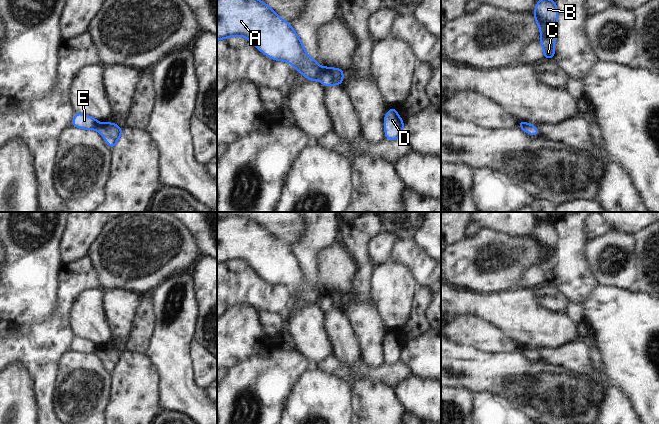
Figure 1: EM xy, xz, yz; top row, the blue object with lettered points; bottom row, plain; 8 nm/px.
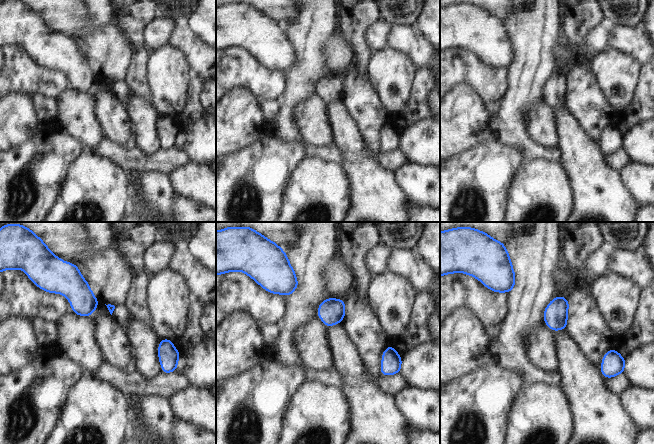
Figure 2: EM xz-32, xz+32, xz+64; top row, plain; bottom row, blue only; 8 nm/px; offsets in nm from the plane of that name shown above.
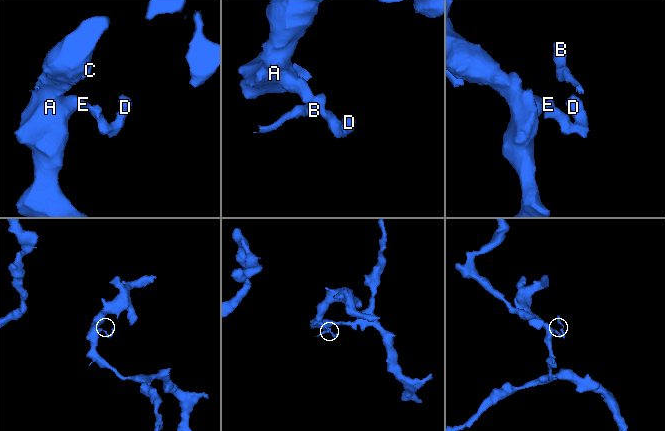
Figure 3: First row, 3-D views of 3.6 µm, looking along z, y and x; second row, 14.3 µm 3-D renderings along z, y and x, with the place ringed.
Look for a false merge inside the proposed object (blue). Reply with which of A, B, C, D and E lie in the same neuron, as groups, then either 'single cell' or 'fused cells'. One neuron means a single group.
A E / B C D | fused cells

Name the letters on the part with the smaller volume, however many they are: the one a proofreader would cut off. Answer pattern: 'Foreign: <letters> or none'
Foreign: B, C, D.

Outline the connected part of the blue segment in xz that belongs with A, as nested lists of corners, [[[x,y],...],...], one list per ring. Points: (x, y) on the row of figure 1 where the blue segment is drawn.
[[[217,0],[217,41],[233,36],[246,37],[263,54],[276,61],[287,61],[310,82],[318,79],[322,66],[311,58],[289,22],[260,0]]]

